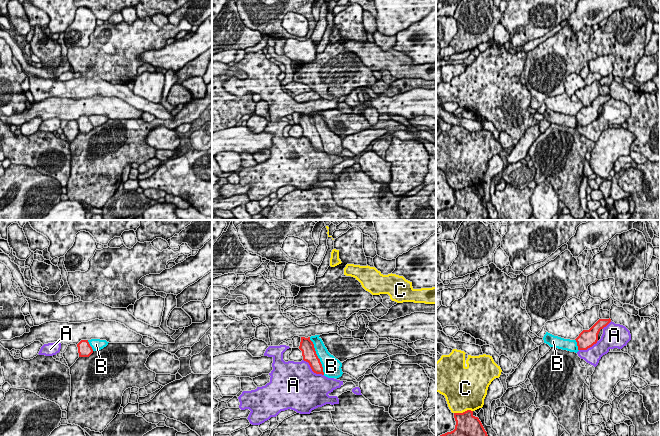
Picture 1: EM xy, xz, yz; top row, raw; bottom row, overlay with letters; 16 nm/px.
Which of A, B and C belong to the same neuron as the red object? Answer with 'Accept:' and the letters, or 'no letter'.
Accept: no letter

